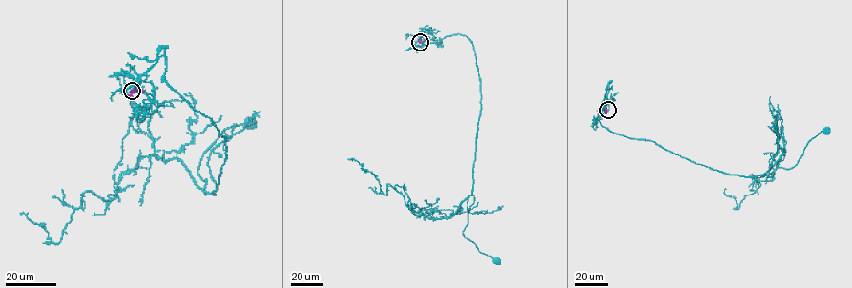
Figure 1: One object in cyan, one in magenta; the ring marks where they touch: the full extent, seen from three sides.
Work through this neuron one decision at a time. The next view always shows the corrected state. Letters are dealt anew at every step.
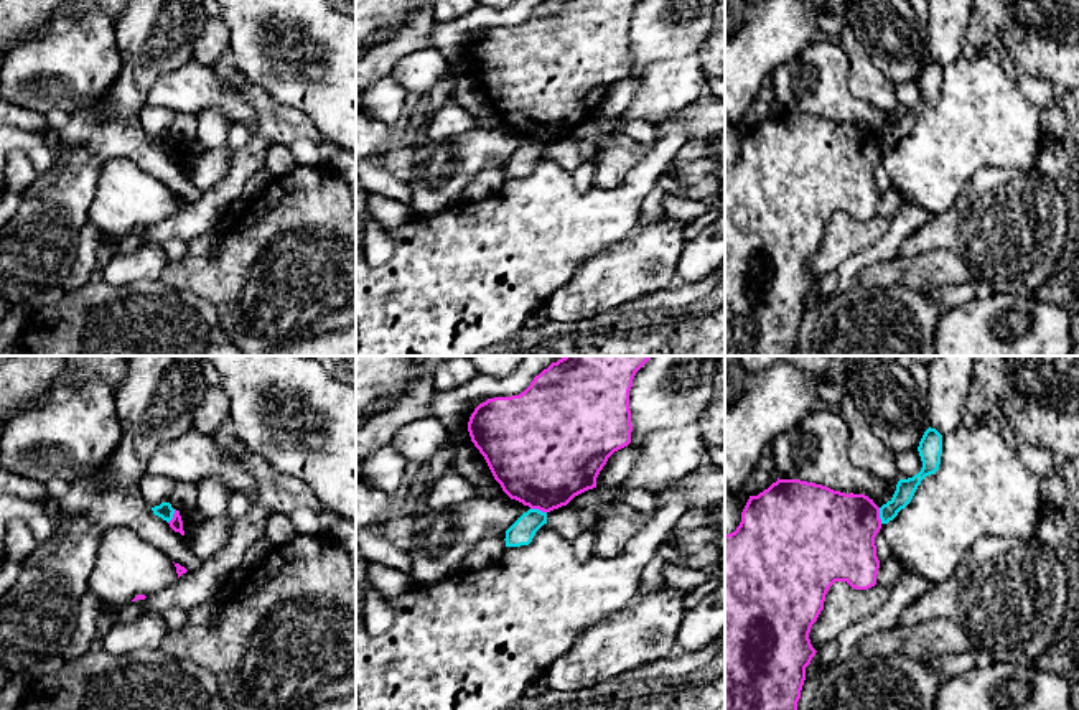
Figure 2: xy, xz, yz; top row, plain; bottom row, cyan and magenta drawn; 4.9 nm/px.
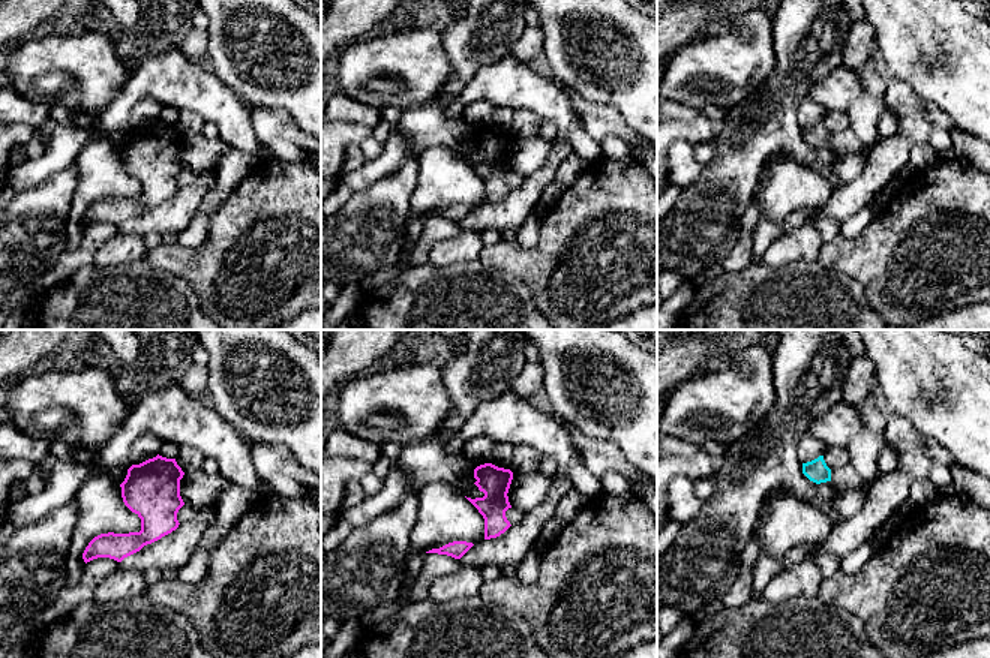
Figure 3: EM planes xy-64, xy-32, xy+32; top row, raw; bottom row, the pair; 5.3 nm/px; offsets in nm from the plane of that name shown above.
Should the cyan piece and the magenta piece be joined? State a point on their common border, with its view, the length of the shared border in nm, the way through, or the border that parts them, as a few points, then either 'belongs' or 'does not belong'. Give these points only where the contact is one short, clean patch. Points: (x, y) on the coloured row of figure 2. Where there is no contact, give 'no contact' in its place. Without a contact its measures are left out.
xz (537, 509) | 80 nm | along xz (531, 508), (546, 513) | does not belong

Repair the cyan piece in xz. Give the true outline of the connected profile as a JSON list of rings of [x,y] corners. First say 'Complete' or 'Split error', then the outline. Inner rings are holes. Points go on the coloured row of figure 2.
Complete. [[[529,509],[506,530],[506,547],[529,545],[544,524],[547,524],[547,512]]]

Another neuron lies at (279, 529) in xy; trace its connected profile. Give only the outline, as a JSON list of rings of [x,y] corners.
[[[270,514],[265,524],[264,537],[272,547],[283,545],[297,537],[297,530],[285,514]]]

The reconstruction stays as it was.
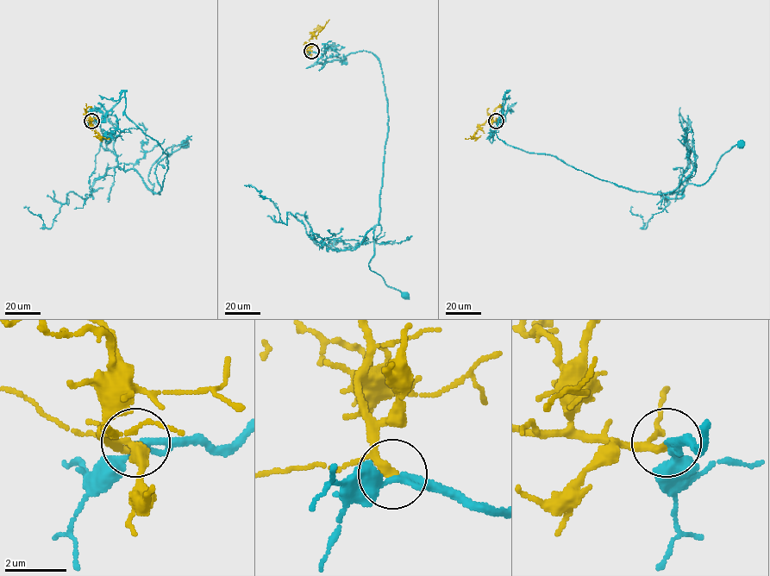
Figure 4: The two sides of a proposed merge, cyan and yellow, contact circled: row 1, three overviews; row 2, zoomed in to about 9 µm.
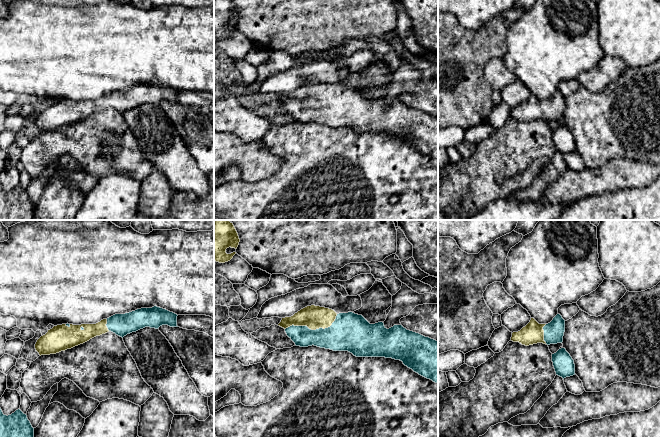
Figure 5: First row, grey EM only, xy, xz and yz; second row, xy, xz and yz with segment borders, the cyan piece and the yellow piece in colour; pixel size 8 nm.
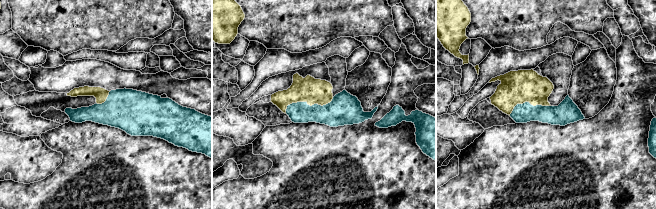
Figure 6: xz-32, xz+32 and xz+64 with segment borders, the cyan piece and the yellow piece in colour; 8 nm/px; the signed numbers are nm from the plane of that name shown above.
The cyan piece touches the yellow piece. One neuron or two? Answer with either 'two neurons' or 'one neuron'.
one neuron

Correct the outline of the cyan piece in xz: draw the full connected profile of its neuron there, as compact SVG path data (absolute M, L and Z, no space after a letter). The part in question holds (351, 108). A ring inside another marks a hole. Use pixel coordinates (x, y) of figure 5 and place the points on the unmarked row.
M311 81L301 85L291 93L282 94L278 102L285 105L287 112L296 122L314 121L333 127L348 127L356 133L385 133L400 136L414 148L438 159L438 117L407 106L402 101L394 101L387 105L383 98L370 100L362 91L353 88L337 90L332 85Z

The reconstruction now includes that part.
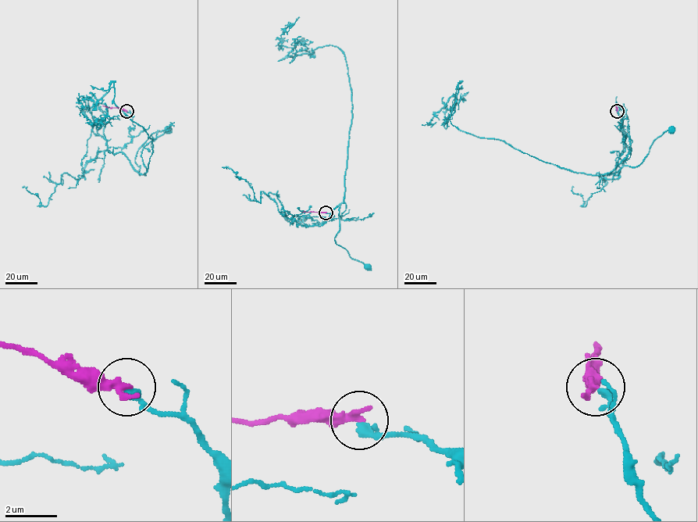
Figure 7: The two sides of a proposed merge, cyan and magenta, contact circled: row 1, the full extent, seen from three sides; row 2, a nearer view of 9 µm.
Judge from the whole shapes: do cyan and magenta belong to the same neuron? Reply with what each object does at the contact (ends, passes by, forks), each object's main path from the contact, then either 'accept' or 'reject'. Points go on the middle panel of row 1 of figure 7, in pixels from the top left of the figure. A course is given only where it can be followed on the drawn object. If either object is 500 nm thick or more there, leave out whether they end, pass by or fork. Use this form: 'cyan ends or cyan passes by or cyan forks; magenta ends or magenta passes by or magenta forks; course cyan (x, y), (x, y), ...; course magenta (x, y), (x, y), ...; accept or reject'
cyan ends; magenta ends; course cyan (325, 212), (333, 216), (321, 225), (340, 205), (340, 230), (334, 241), (352, 259), (367, 266); course magenta (325, 212), (302, 212); accept

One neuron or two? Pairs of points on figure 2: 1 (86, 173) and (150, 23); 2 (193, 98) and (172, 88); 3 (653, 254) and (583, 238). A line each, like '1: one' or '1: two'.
1: one
2: one
3: two

